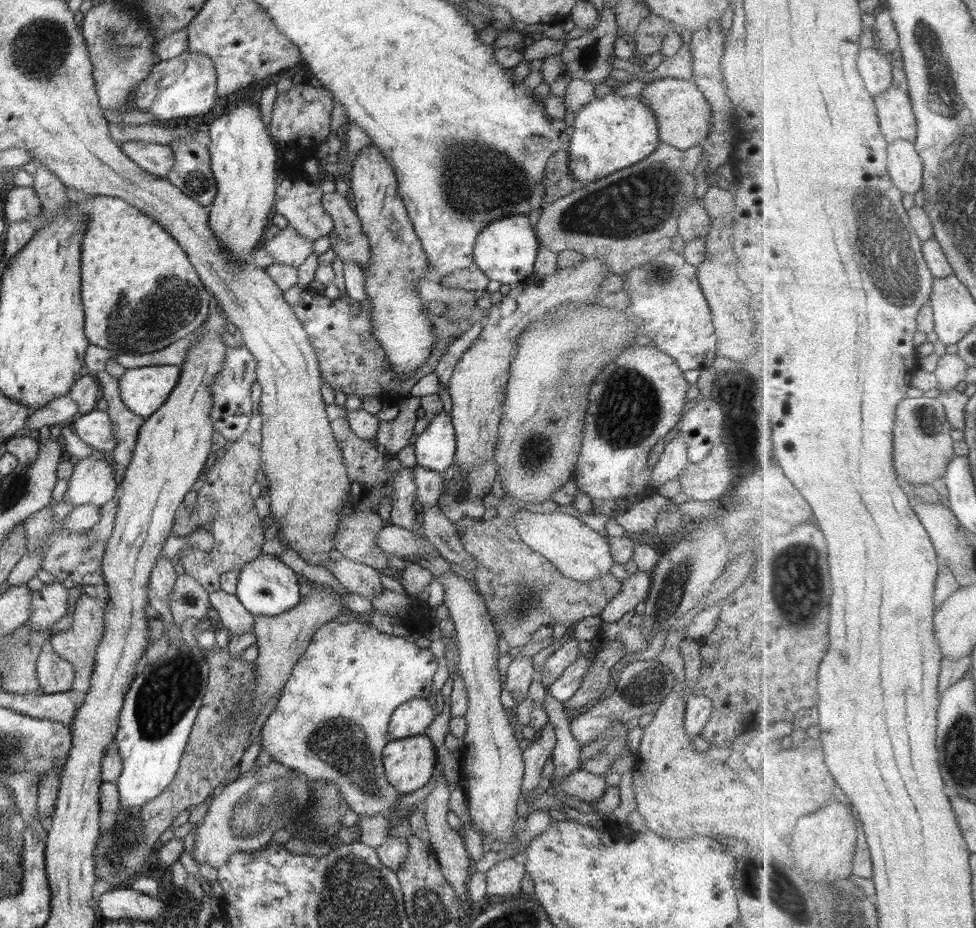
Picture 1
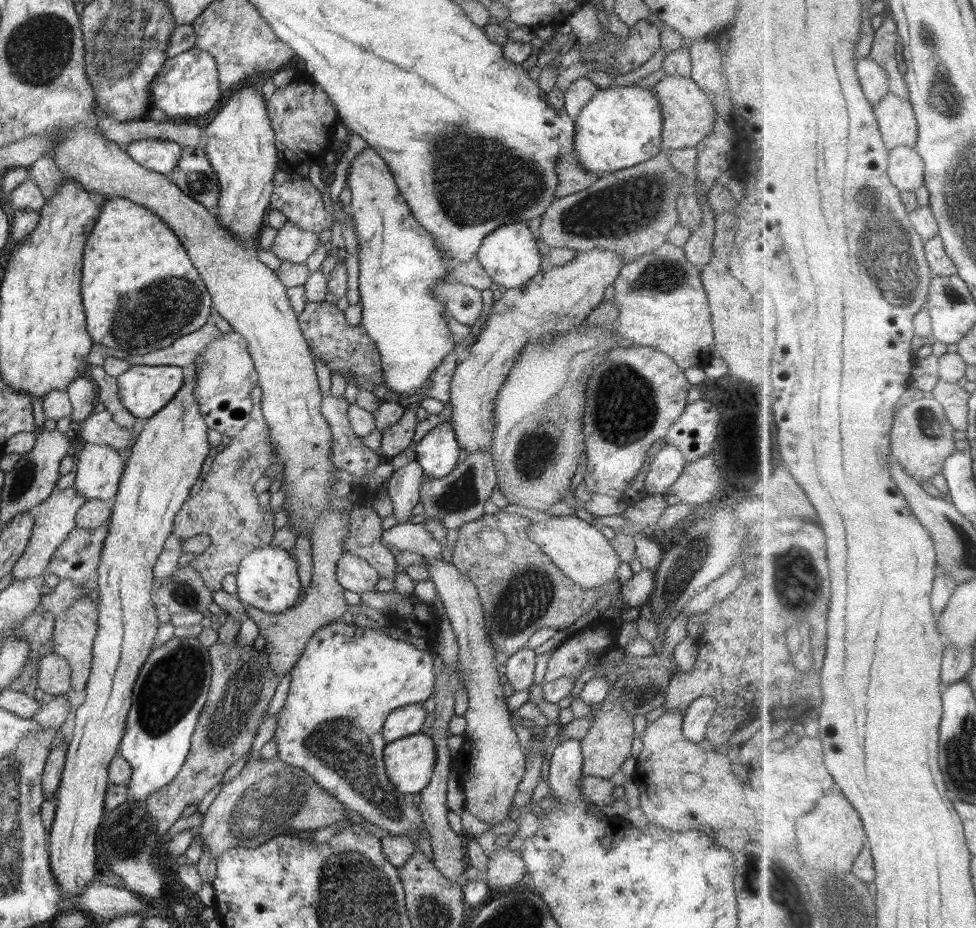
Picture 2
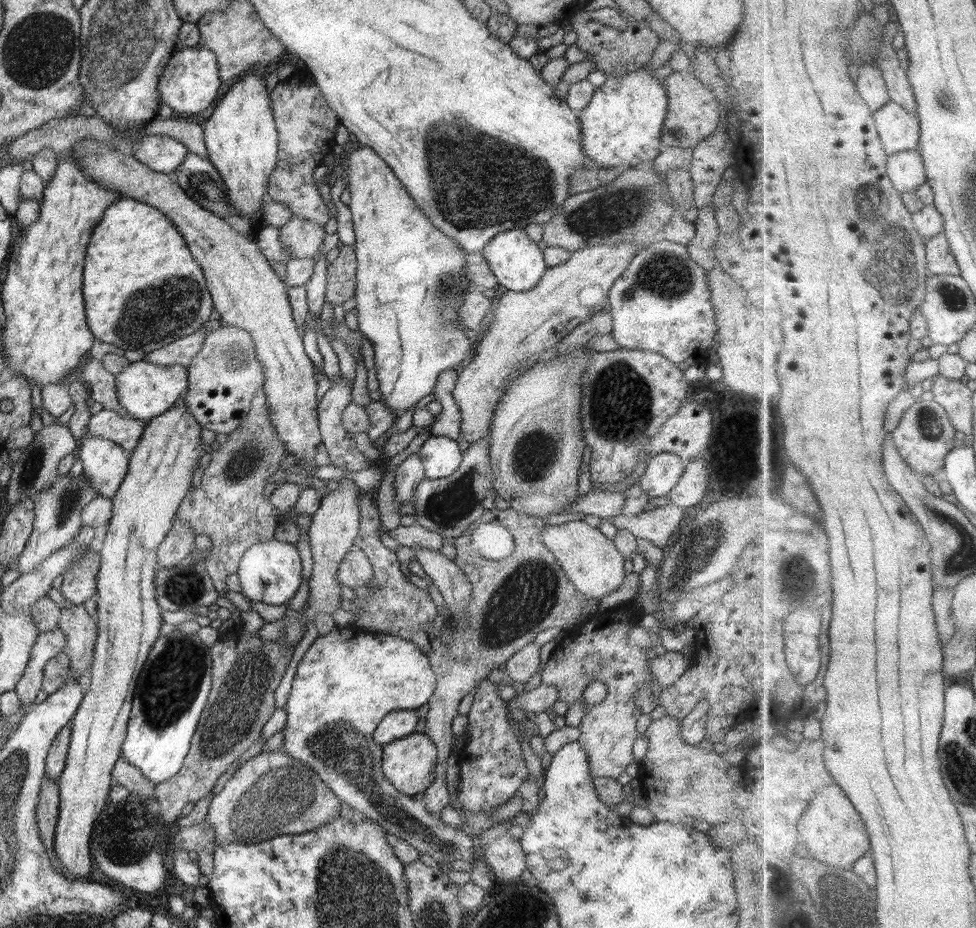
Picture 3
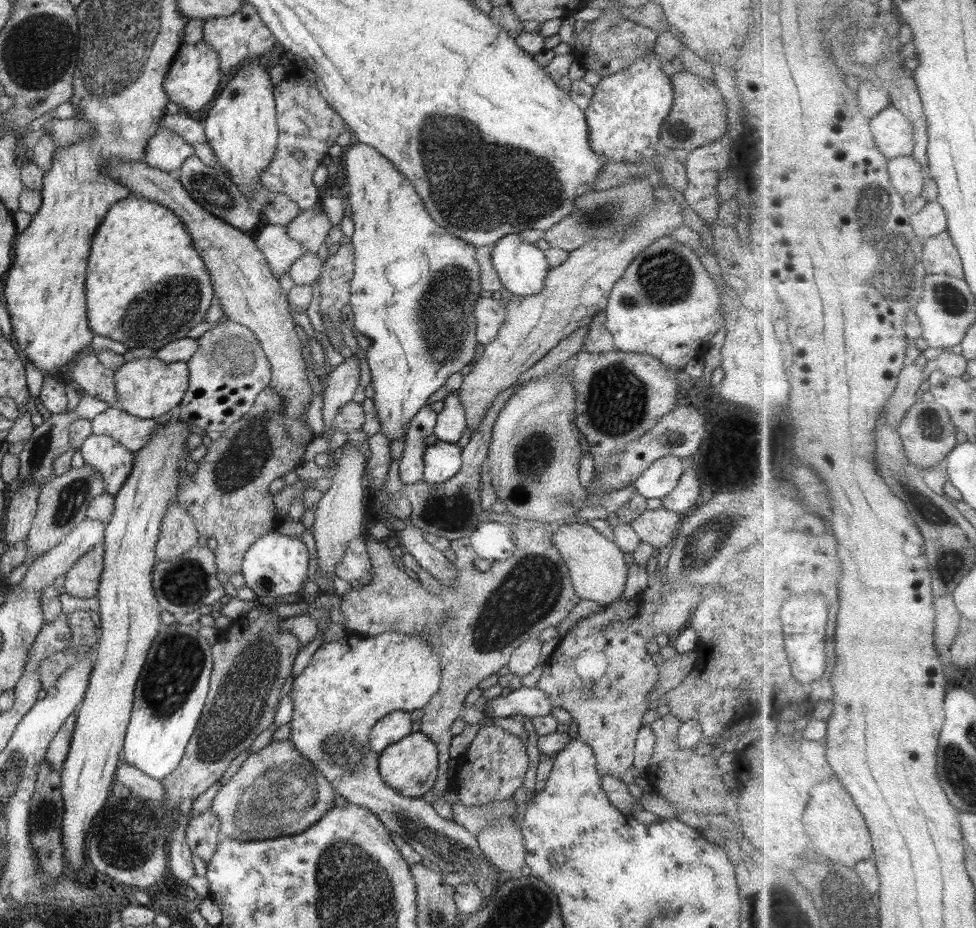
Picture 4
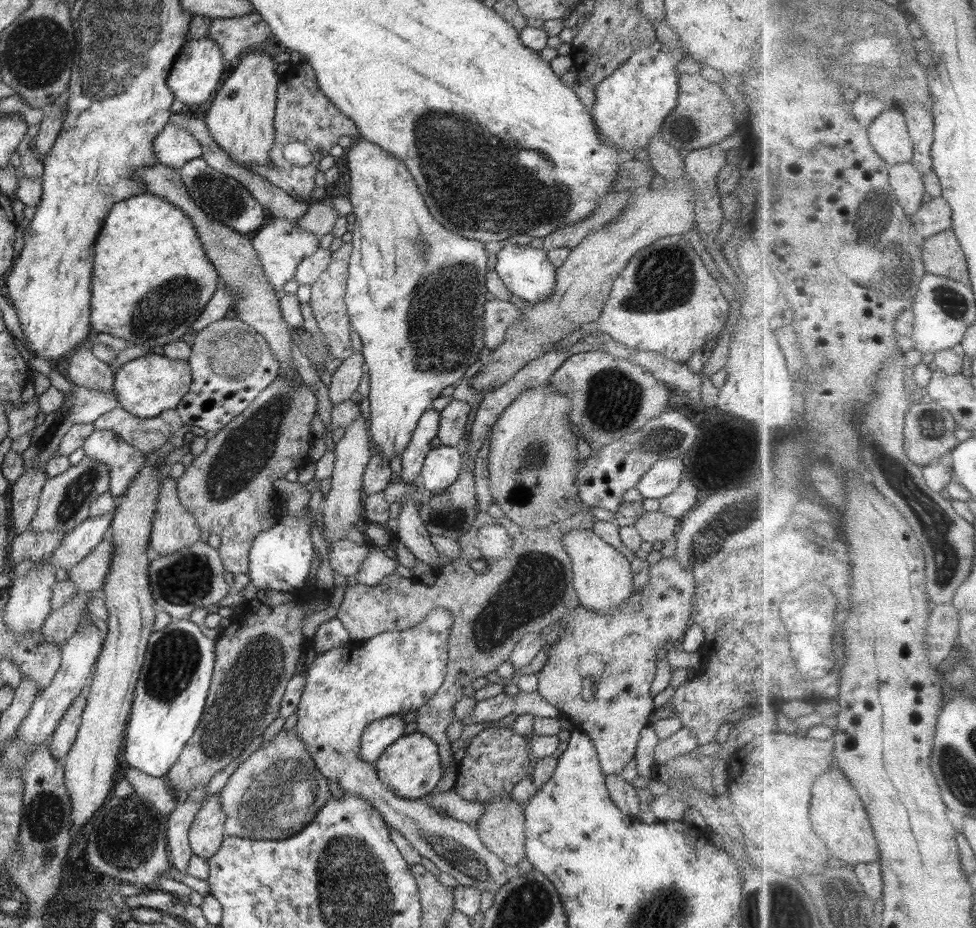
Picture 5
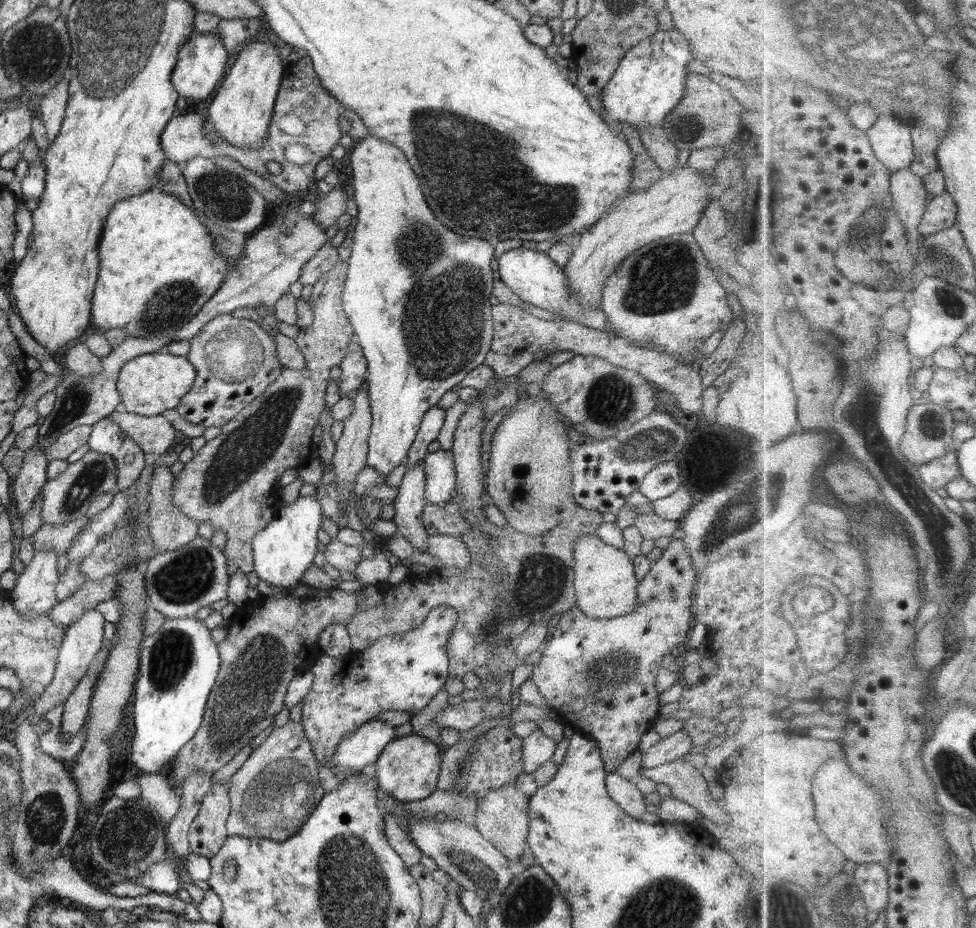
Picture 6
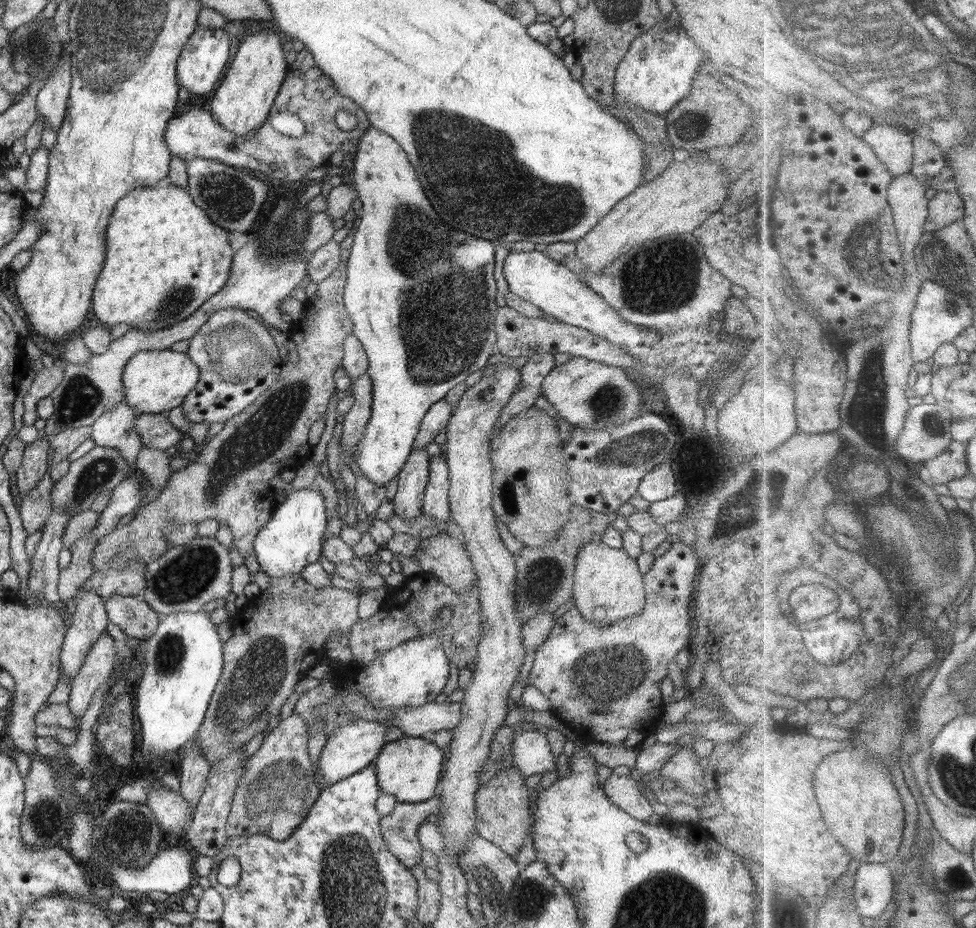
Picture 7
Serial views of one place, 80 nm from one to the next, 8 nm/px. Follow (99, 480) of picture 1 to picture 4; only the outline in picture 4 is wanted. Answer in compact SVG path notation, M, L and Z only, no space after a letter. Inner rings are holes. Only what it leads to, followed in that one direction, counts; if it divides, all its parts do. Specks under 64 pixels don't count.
M94 433L84 440L78 450L85 464L101 474L105 492L115 497L132 470L135 453L111 436Z

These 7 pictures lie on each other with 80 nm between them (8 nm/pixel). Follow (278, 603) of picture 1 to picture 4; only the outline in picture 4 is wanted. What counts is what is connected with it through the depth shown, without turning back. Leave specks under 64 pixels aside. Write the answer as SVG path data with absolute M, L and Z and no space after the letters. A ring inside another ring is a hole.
M273 530L261 536L246 551L241 564L241 575L245 578L245 586L251 588L259 597L290 596L294 592L300 593L302 584L308 574L310 555L301 537L281 535Z

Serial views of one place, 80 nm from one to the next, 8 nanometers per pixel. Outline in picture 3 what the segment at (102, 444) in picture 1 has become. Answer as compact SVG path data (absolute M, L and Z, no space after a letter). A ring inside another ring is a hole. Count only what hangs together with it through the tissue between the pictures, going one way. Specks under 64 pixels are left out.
M102 409L91 415L87 424L87 436L111 440L129 453L139 443L144 427L144 422L140 419Z

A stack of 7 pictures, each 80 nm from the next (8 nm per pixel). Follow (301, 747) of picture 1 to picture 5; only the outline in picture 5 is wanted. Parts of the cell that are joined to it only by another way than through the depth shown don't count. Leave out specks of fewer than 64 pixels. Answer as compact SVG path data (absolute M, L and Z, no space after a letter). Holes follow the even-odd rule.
M441 606L428 613L420 624L412 628L381 632L361 643L350 642L348 645L316 654L314 661L305 669L304 688L298 710L295 712L298 724L294 727L294 731L306 745L308 755L314 760L318 771L328 781L337 782L343 794L361 796L372 803L389 828L407 838L408 843L412 844L423 858L434 862L442 872L451 874L458 885L471 886L479 891L486 890L496 894L498 889L509 881L506 875L507 864L488 851L488 847L480 841L476 827L472 828L469 824L454 820L452 817L440 816L438 810L425 803L424 798L405 799L388 790L380 782L374 763L358 758L362 733L370 723L388 716L418 711L441 687L447 673L447 640L452 623L452 614Z

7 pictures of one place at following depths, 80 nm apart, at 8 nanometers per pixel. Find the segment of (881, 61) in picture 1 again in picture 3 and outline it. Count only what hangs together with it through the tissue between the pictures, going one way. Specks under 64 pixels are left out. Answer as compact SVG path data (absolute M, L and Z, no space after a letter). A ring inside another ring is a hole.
M870 63L862 65L857 84L874 112L884 108L893 99L884 71L876 65Z

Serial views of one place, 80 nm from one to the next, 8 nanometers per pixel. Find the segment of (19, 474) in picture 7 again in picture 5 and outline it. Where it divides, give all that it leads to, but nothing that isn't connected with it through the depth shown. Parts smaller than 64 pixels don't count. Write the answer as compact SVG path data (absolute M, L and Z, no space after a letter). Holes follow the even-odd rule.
M26 468L25 473L13 483L10 490L12 506L10 506L8 522L14 530L12 535L17 536L30 529L31 522L38 511L42 487L48 478L44 468Z

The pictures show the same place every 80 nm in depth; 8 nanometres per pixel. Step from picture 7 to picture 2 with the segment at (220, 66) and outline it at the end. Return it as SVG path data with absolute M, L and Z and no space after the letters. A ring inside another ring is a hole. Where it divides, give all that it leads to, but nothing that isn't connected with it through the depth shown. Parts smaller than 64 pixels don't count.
M195 46L178 56L167 58L149 84L152 108L160 108L166 116L202 116L214 108L222 96L214 57Z

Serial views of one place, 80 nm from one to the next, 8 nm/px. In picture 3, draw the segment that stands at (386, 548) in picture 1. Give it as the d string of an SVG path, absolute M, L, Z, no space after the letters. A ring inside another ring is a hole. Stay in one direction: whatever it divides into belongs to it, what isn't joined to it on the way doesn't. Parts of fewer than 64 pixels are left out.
M418 523L411 526L399 526L394 530L390 530L385 535L386 541L391 545L396 546L421 546L428 550L440 551L444 544L444 537L437 532L432 532Z

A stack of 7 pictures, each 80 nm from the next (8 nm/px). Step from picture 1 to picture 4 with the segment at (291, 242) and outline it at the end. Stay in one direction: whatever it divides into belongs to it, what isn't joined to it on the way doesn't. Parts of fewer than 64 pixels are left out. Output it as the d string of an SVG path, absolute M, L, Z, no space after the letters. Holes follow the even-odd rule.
M322 207L302 210L296 218L286 225L286 233L298 241L306 253L317 252L326 241L332 225Z

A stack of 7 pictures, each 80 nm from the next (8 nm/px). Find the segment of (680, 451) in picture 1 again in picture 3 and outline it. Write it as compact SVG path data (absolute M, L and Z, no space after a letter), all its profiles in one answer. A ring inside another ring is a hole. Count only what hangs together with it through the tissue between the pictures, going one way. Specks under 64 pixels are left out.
M673 452L655 454L639 477L642 490L650 498L660 498L667 494L678 484L687 462Z

